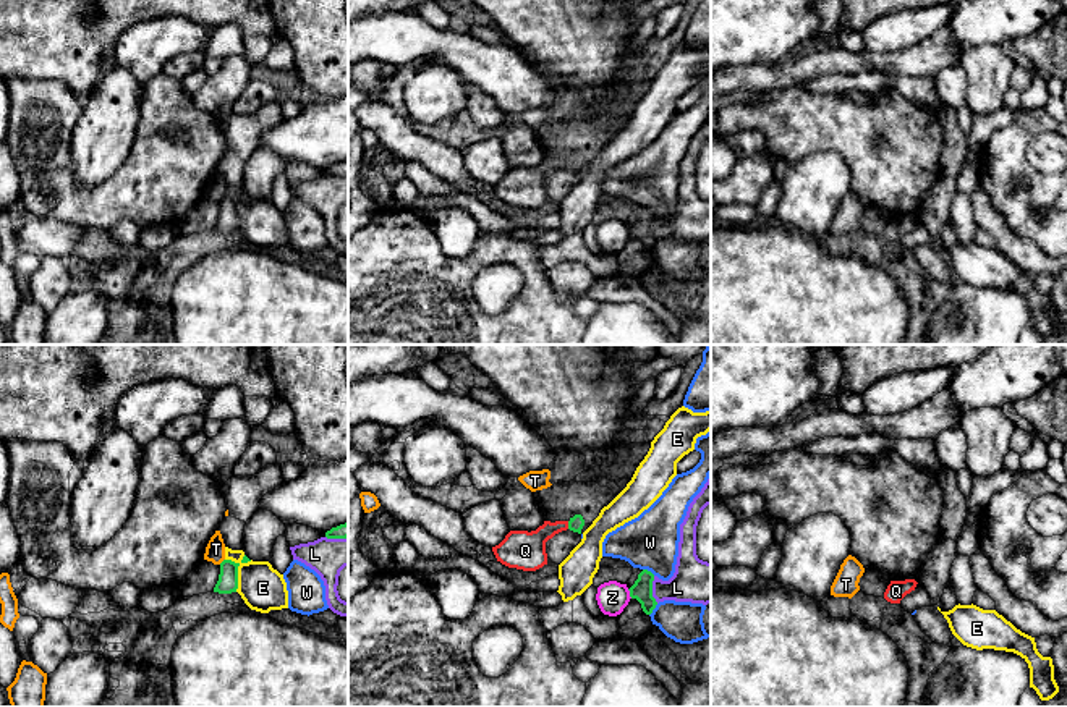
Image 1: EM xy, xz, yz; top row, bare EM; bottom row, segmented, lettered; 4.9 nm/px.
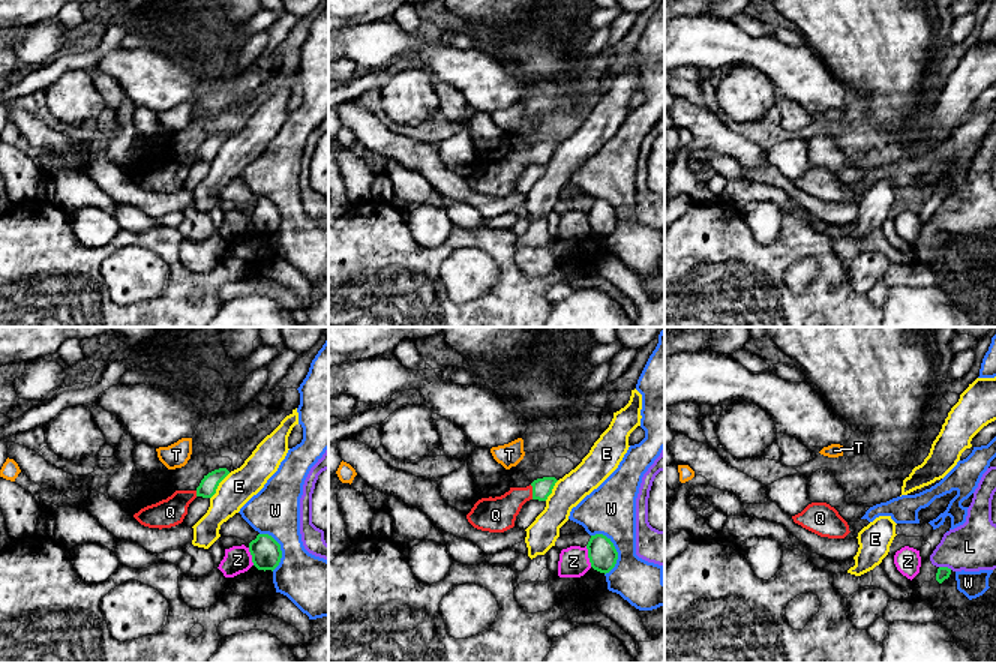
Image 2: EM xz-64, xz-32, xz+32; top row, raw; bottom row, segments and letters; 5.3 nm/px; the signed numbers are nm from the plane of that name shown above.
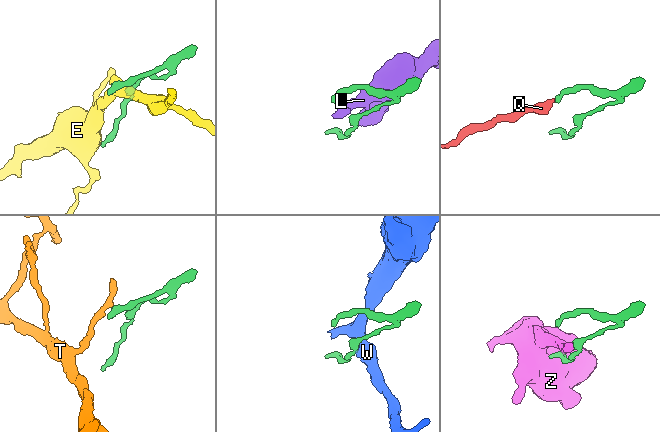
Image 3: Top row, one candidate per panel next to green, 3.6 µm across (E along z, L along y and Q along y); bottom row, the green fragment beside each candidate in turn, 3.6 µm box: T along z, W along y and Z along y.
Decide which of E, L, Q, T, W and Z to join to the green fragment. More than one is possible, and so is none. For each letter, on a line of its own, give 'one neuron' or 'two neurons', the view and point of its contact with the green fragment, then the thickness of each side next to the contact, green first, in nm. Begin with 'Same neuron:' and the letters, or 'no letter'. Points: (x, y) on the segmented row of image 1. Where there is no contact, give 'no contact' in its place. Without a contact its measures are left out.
Same neuron: Q
E: two neurons; meets green in xy at (237, 573); 100 nm thick on the green side, 220 nm on the other
L: two neurons; meets green in xz at (651, 589); 100 nm thick on the green side, 220 nm on the other
Q: one neuron; meets green in xz at (569, 524); 70 nm thick on the green side, 190 nm on the other
T: two neurons; meets green in xy at (222, 562); 100 nm thick on the green side, 100 nm on the other
W: two neurons; meets green in xz at (650, 571); 100 nm thick on the green side, 280 nm on the other
Z: two neurons; meets green in xz at (630, 594); 100 nm thick on the green side, 160 nm on the other

